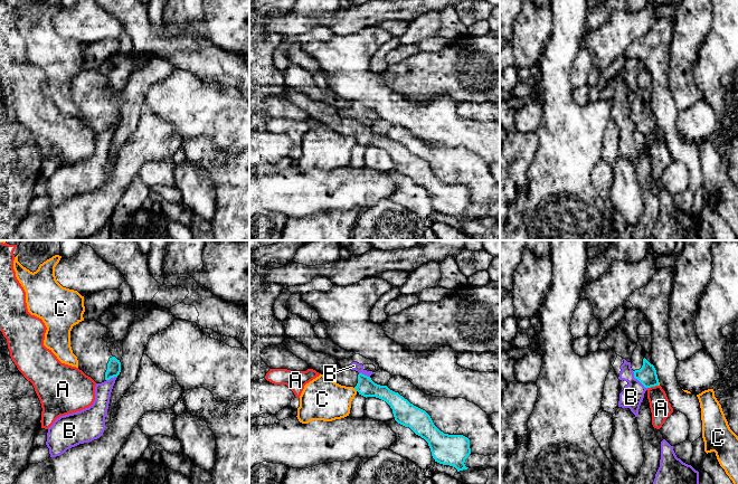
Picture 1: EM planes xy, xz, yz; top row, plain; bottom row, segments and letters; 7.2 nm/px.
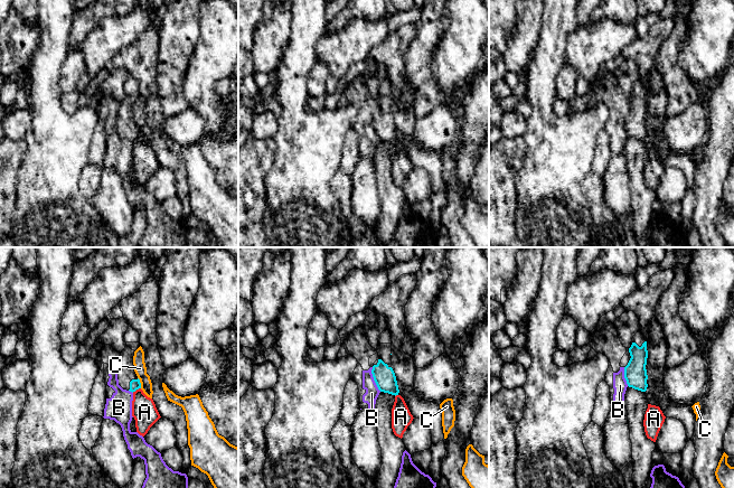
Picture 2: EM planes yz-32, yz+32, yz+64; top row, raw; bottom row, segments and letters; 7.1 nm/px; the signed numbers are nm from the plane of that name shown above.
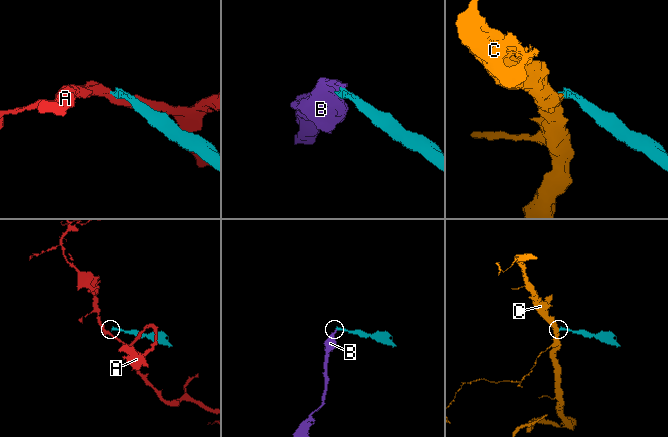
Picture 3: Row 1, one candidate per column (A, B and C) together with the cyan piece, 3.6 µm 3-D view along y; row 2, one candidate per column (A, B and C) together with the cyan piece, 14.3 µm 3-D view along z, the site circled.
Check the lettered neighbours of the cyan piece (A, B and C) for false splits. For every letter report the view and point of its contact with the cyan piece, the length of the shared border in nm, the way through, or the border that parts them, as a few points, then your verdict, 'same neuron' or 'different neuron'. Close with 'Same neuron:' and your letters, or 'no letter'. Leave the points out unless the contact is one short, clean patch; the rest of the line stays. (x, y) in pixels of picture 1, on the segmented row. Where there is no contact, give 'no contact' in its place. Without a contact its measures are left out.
A: yz (652, 386) | 80 nm | along yz (658, 385), (647, 388) | different neuron
B: yz (637, 379) | 170 nm | along yz (632, 371), (633, 376), (646, 388) | different neuron
C: xz (356, 389) | 40 nm | along xz (353, 388), (357, 390) | different neuron
Same neuron: no letter

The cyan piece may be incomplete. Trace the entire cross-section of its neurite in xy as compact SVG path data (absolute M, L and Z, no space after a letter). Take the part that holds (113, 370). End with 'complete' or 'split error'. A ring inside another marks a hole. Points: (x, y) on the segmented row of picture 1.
M88 320L74 325L70 331L70 347L77 357L78 369L96 383L117 377L121 372L120 360L112 355L107 342L101 338L106 333L105 325Z | split error

